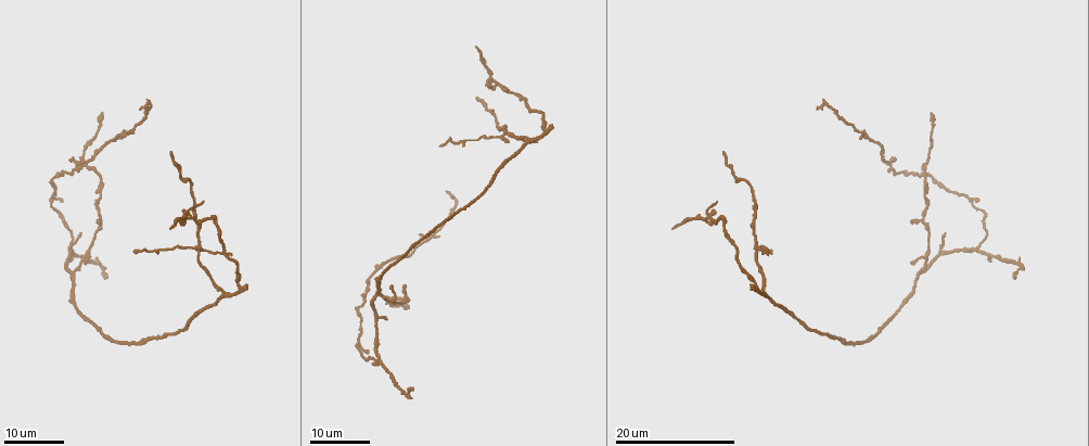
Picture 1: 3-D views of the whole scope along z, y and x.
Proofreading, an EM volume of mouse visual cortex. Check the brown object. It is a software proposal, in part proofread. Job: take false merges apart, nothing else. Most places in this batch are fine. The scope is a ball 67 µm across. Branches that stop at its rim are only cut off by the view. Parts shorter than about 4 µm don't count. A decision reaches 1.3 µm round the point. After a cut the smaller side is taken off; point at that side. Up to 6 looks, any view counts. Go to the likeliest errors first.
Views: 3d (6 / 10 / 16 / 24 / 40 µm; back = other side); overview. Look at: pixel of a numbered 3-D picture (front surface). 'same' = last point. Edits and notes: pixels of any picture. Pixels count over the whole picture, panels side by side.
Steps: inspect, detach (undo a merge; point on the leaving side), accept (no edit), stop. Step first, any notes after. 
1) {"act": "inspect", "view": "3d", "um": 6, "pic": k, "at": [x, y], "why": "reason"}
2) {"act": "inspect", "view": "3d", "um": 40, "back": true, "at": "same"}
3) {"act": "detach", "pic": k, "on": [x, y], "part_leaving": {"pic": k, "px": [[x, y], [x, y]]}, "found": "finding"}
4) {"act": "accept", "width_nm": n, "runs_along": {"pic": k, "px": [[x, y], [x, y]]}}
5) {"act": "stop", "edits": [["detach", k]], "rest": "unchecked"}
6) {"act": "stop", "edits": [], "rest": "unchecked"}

{"act": "inspect", "view": "3d", "um": 16, "pic": 1, "at": [198, 245], "why": "looks like a crossing"}

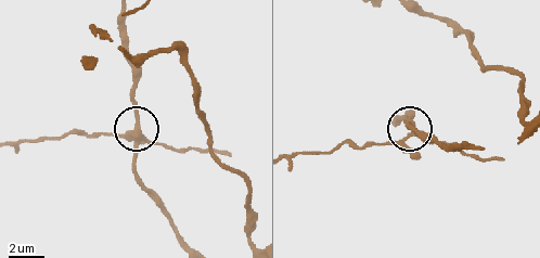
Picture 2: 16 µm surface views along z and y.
{"act": "inspect", "view": "3d", "um": 10, "pic": 2, "at": [138, 131], "why": "closer look"}

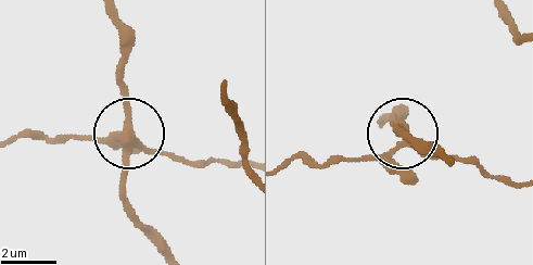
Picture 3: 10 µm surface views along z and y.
{"act": "detach", "pic": 3, "on": [394, 174], "part_leaving": {"pic": 3, "px": [[134, 141], [115, 134], [93, 141], [10, 138]]}, "found": "two neurons meet here"}

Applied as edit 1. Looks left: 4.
{"act": "inspect", "view": "3d", "um": 24, "pic": 1, "at": [977, 251], "why": "arms part here"}

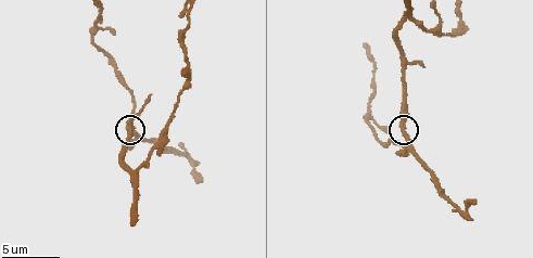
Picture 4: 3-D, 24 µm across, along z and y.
{"act": "inspect", "view": "3d", "um": 10, "pic": 4, "at": [401, 131]}

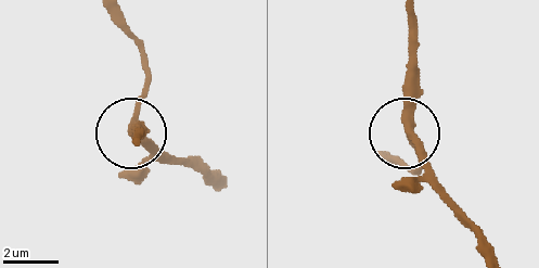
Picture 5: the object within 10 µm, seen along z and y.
{"act": "accept", "width_nm": 290, "runs_along": {"pic": 5, "px": [[410, 14], [408, 134], [436, 187]]}, "found": "continuous, no second neuron"}

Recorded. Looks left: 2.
{"act": "inspect", "view": "3d", "um": 16, "pic": 1, "at": [530, 140], "why": "three arms meet"}

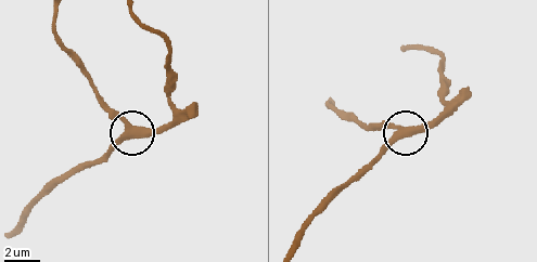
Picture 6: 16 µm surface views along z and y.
{"act": "inspect", "view": "3d", "um": 6, "pic": 6, "at": [410, 129], "why": "closer look"}

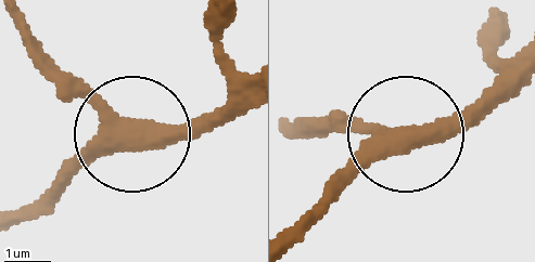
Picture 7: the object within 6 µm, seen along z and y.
{"act": "accept", "side_arm_um": 30, "arms": 3, "found": "all the same neuron"}

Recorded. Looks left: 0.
{"act": "stop", "edits": [["detach", 3]], "rest": "unchecked"}

